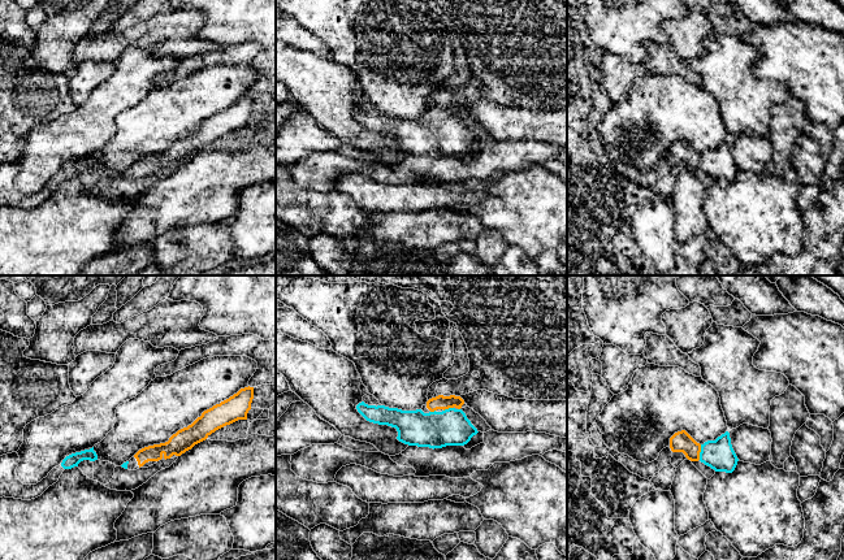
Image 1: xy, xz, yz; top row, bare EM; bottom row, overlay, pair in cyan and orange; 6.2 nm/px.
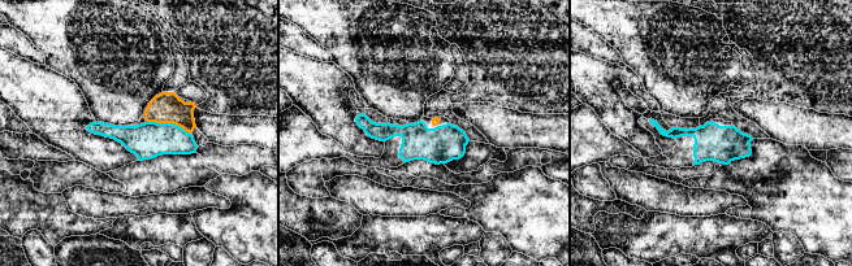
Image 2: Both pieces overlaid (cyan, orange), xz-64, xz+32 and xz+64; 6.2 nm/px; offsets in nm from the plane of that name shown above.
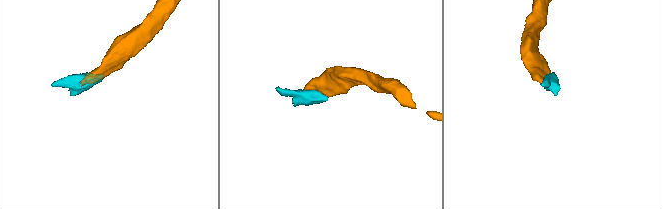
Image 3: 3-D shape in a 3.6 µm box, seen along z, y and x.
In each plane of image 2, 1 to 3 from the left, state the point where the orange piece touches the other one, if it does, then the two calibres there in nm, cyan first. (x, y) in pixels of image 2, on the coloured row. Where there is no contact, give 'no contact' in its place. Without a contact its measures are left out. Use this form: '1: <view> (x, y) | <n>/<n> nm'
1: xz-64 (169, 123) | 220/190 nm
2: no contact
3: no contact

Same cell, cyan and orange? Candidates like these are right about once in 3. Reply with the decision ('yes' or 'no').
yes

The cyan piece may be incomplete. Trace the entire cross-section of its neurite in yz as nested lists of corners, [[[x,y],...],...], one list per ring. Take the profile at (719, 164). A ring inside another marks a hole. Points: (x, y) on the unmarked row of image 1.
[[[681,139],[670,147],[670,157],[672,161],[683,161],[691,170],[700,169],[715,181],[732,182],[739,170],[728,140],[715,149],[700,153],[685,139]]]

